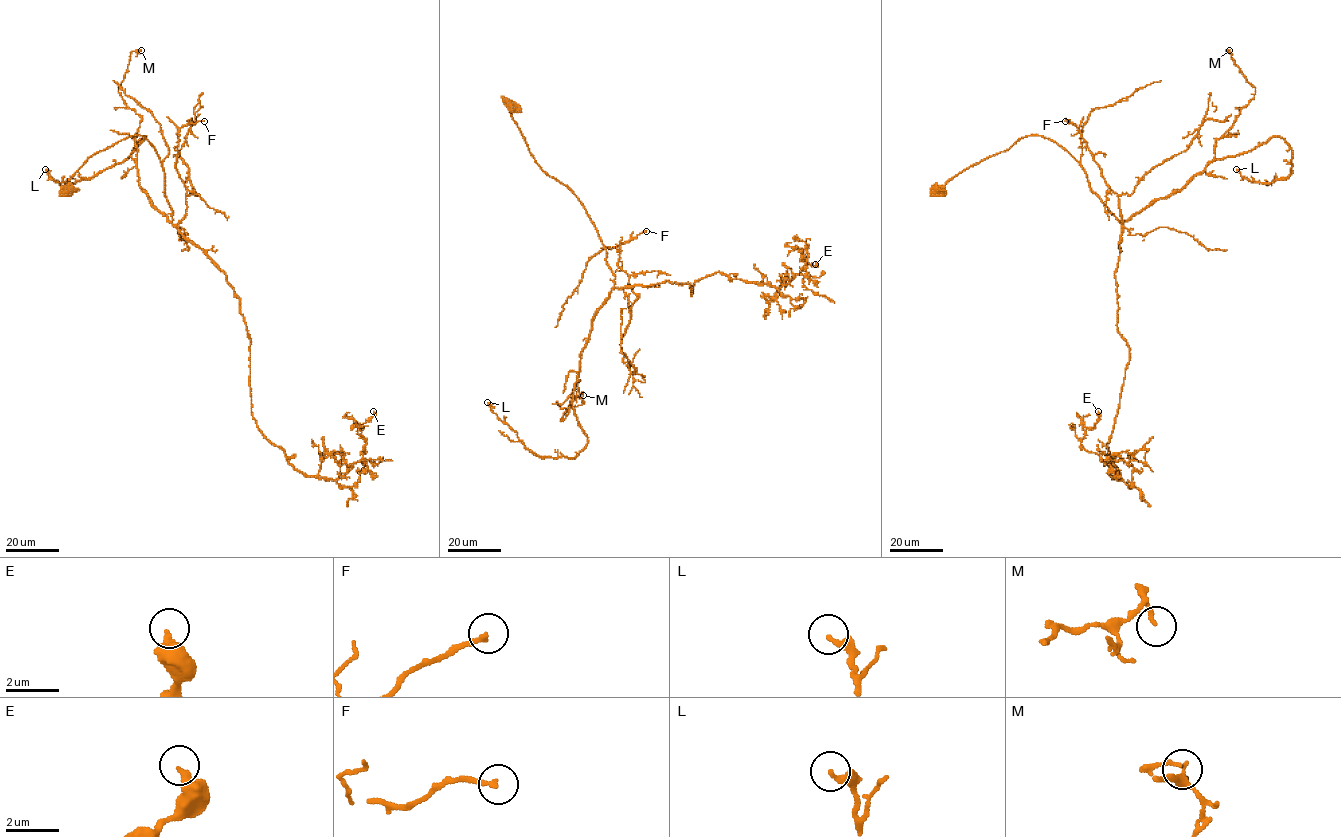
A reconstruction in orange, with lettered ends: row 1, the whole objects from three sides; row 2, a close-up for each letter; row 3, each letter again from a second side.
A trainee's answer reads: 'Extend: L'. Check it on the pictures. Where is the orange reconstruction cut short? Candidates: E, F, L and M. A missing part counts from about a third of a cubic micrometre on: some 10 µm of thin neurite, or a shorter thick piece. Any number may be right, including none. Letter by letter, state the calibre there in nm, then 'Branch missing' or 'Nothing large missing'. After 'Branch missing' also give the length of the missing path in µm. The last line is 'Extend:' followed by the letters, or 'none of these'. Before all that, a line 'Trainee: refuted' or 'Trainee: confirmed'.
Trainee: refuted
E: Thickness 360 nm. Nothing large missing
F: Thickness 180 nm. Nothing large missing
L: Thickness 260 nm. Nothing large missing
M: Thickness 120 nm. Nothing large missing
Extend: none of these

